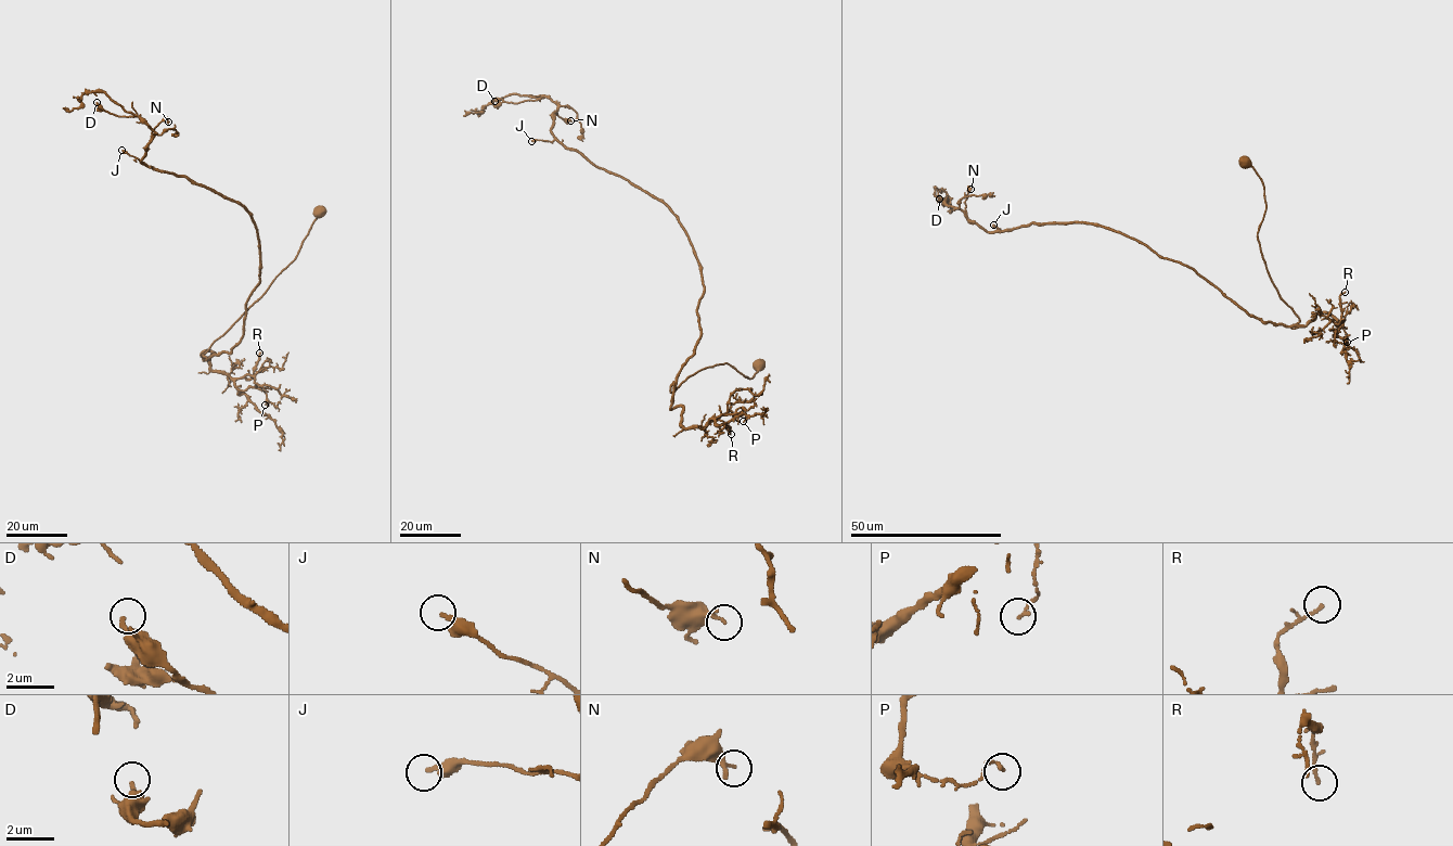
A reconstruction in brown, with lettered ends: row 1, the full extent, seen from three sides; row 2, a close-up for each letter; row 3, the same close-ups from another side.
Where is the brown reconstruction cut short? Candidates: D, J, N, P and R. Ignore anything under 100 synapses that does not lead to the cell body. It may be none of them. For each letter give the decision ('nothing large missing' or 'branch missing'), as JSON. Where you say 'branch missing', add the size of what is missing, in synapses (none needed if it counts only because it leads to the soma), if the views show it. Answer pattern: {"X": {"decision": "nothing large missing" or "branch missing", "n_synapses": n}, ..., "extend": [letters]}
{"D": {"decision": "nothing large missing"}, "J": {"decision": "nothing large missing"}, "N": {"decision": "nothing large missing"}, "P": {"decision": "nothing large missing"}, "R": {"decision": "nothing large missing"}, "extend": []}

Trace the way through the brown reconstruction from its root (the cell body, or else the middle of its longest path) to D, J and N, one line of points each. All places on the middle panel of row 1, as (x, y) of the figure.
D: (759, 366), (706, 367), (670, 392), (704, 290), (678, 217), (560, 141), (545, 97), (494, 101)
J: (759, 366), (749, 379), (706, 367), (670, 392), (701, 335), (688, 233), (627, 180), (555, 140), (531, 141)
N: (759, 366), (706, 367), (670, 392), (701, 335), (702, 266), (669, 208), (553, 135), (552, 115), (570, 120)

